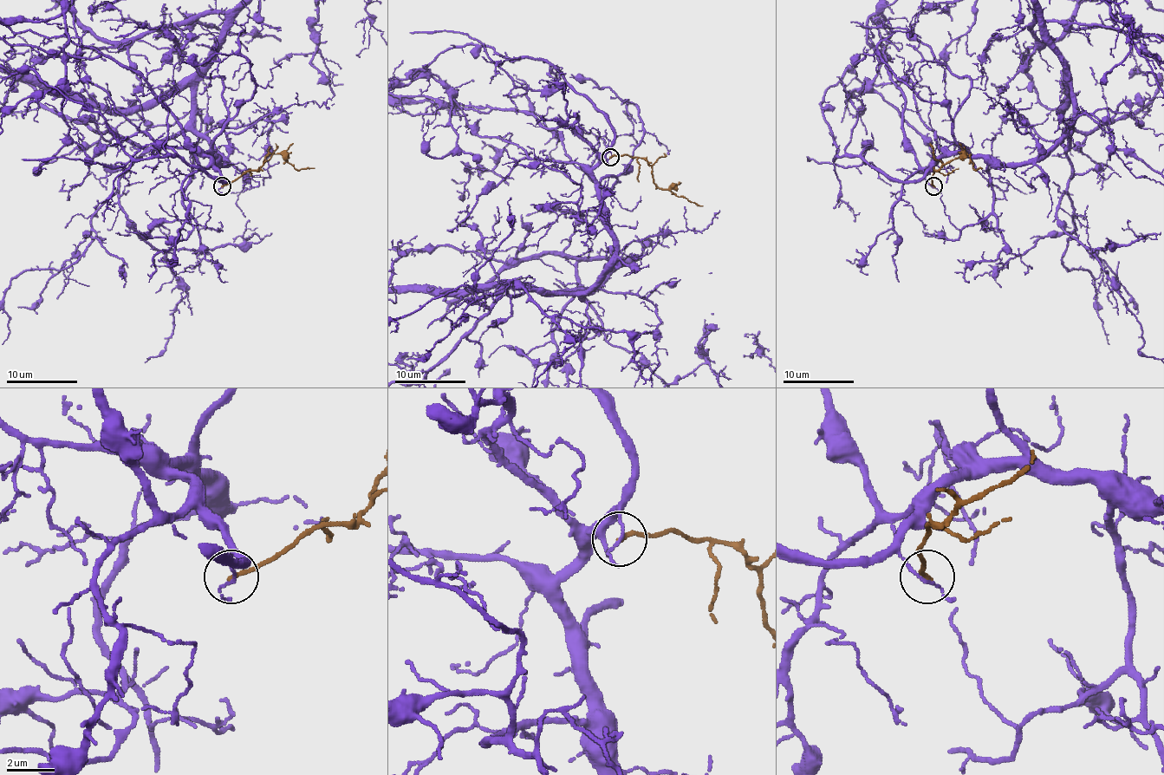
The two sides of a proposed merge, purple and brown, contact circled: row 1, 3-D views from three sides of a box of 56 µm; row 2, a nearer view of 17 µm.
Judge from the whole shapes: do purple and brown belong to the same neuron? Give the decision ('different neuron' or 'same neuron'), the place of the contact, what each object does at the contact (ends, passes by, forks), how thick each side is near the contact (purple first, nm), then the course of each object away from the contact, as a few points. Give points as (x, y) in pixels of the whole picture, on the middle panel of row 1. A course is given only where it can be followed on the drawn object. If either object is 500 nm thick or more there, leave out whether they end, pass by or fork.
different neuron; at (610, 157); purple passes by; brown ends there; 100 nm thick on the purple side, 170 nm on the other; brown runs (609, 157), (641, 157), (653, 170), (653, 179), (658, 185), (702, 205)

